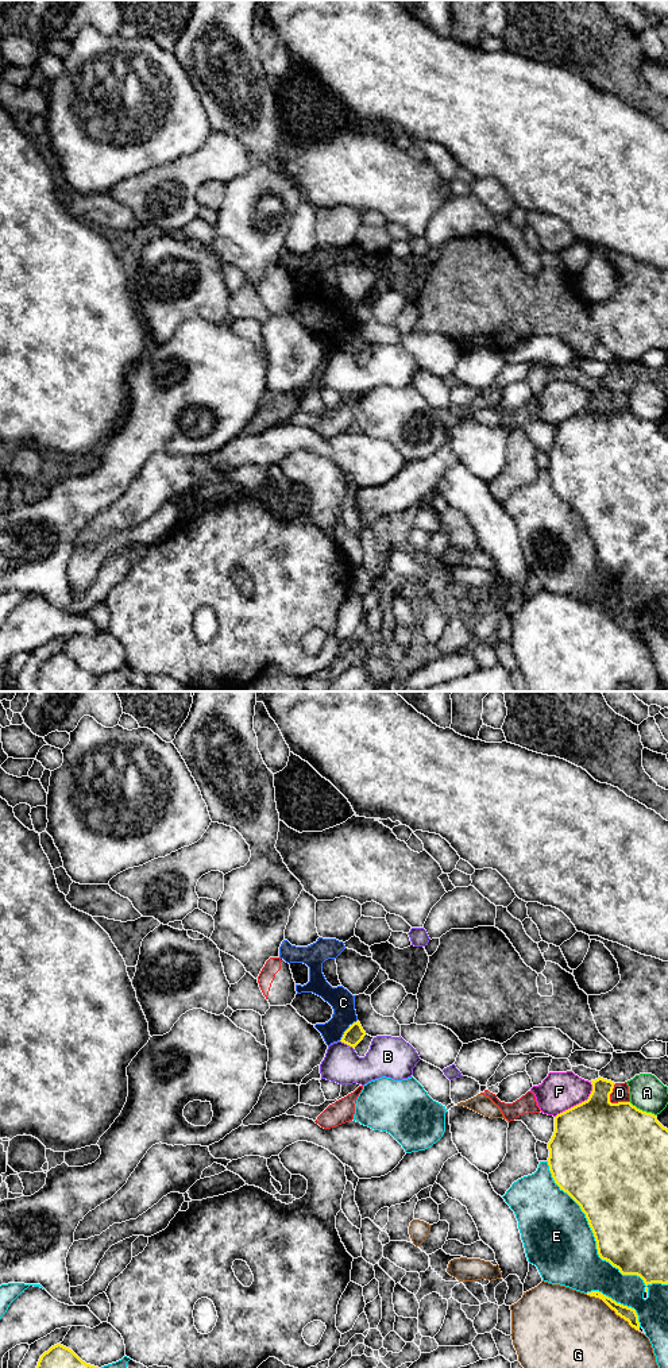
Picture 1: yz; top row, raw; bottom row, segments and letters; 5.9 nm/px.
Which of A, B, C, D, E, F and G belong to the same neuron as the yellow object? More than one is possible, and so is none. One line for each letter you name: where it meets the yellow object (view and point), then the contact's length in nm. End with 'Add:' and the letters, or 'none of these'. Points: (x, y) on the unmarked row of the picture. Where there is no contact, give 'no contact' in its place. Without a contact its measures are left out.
Add: none of these

